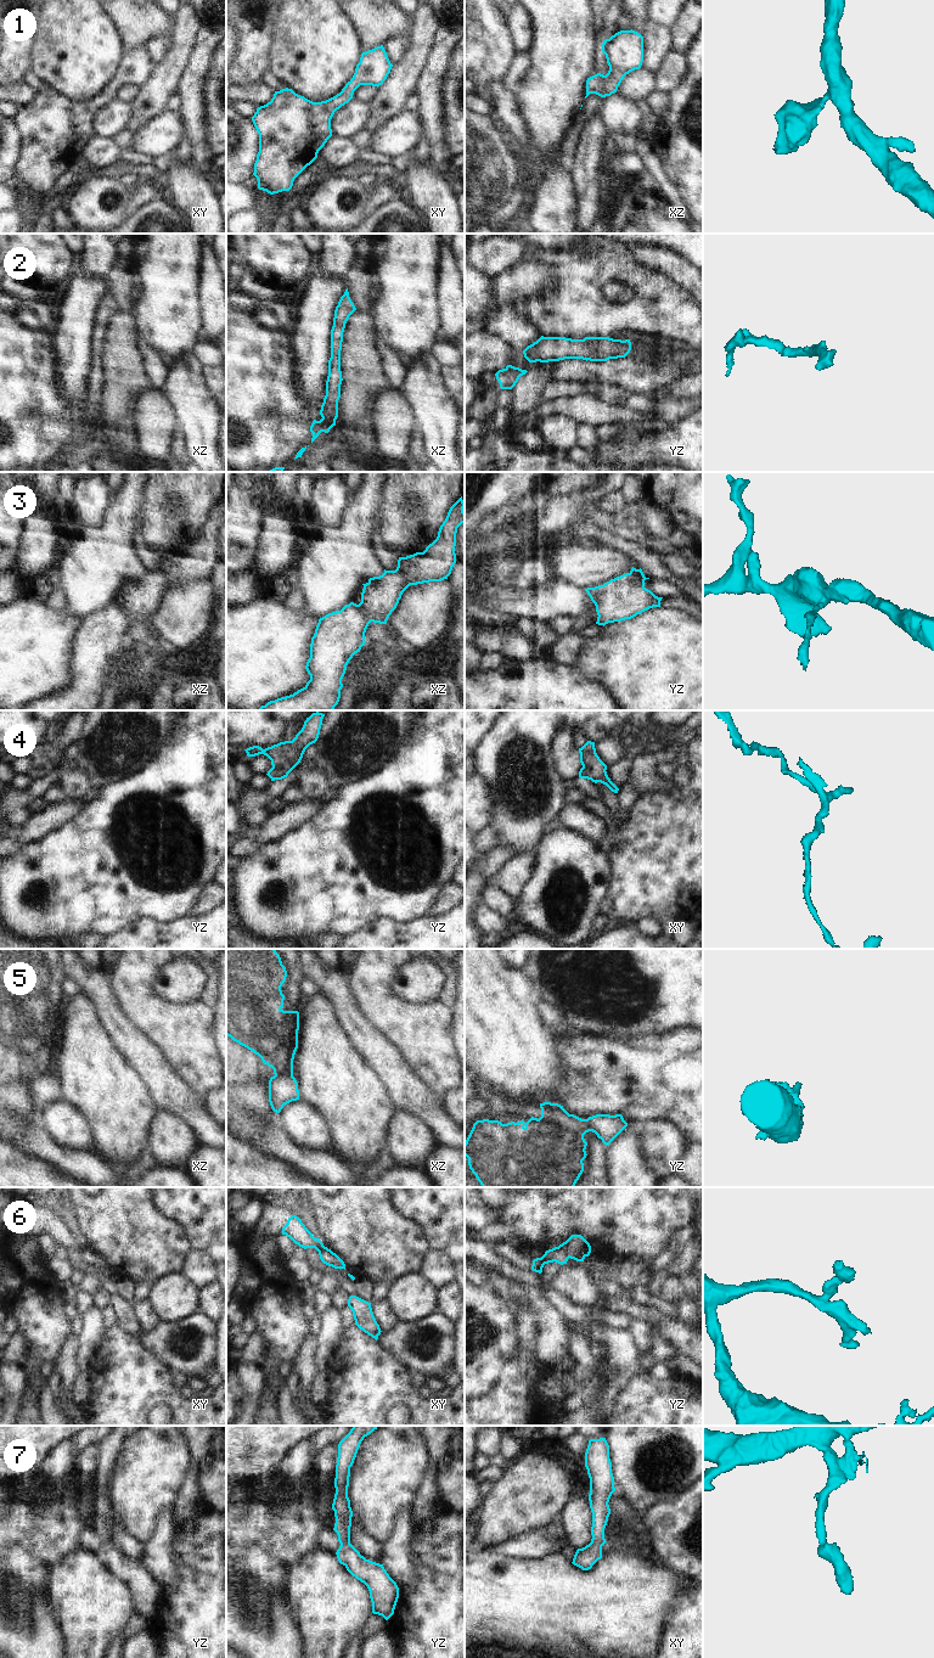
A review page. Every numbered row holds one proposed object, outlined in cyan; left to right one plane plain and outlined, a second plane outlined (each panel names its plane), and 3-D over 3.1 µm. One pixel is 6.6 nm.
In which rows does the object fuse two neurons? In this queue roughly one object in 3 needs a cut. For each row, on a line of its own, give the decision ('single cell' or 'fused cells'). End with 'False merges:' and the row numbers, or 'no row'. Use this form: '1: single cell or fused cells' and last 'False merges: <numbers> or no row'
1: single cell
2: single cell
3: single cell
4: single cell
5: fused cells
6: fused cells
7: single cell
False merges: 5, 6

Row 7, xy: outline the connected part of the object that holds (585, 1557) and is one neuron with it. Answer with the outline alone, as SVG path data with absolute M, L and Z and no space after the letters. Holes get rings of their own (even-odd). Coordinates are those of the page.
M606 1438L590 1439L585 1452L585 1467L590 1478L590 1508L592 1512L591 1542L578 1549L573 1564L589 1570L602 1558L604 1528L611 1514L609 1499L615 1491L612 1462L609 1459L609 1445Z

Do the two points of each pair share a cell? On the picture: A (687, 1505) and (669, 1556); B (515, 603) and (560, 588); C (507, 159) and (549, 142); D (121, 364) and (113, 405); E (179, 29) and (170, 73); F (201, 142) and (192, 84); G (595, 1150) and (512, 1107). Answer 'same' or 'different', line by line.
A: same
B: same
C: different
D: same
E: same
F: same
G: same

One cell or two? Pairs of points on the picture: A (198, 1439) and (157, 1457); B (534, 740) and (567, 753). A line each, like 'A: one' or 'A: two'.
A: two
B: two

